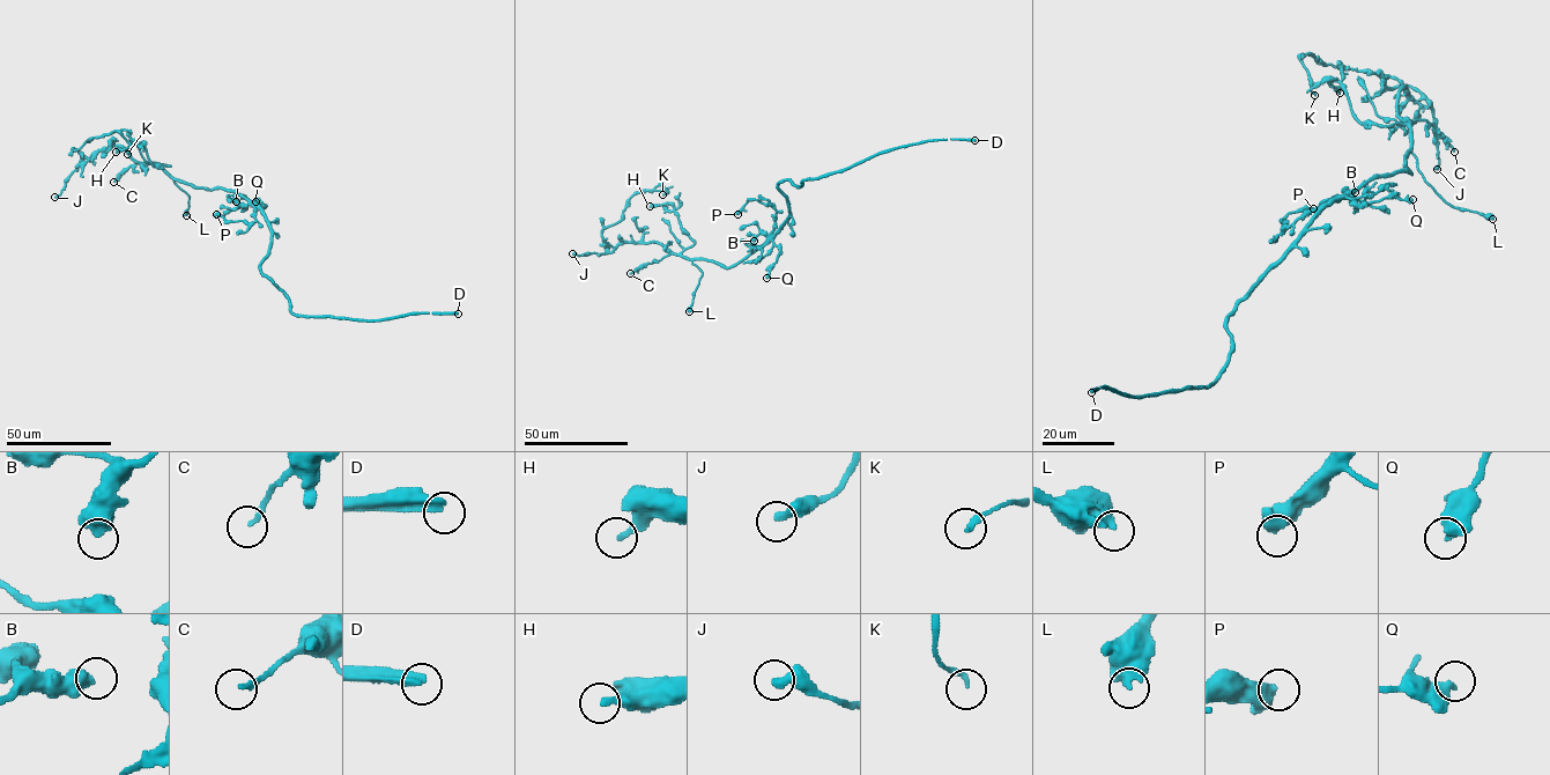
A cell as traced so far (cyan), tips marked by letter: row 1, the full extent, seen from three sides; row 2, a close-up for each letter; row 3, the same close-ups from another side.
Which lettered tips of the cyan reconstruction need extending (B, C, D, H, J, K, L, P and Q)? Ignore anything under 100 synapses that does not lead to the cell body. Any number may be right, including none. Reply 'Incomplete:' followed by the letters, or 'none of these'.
Incomplete: D

